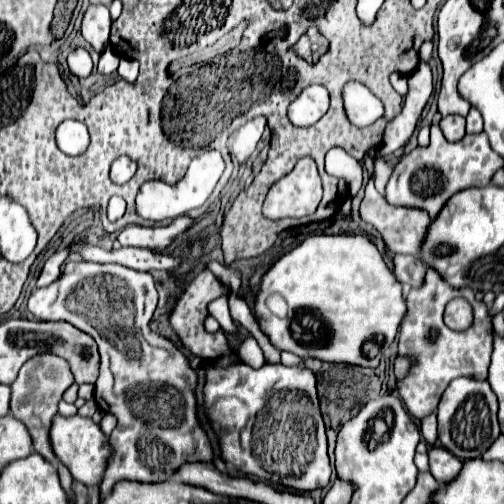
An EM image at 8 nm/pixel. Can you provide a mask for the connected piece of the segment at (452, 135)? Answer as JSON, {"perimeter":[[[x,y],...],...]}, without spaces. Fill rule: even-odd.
{"perimeter":[[[446,116],[440,120],[440,128],[444,132],[444,136],[448,138],[448,142],[458,142],[464,138],[466,134],[466,118],[464,116]]]}

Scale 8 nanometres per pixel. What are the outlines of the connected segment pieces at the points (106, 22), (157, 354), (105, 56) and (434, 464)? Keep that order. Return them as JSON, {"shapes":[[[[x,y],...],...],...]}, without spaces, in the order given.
{"shapes":[[[[88,6],[82,18],[82,36],[94,50],[102,52],[108,46],[110,26],[112,20],[106,6]]],[[[68,262],[52,286],[34,288],[28,298],[28,310],[36,318],[66,320],[88,332],[98,344],[102,364],[94,398],[102,412],[118,418],[110,434],[114,452],[100,484],[100,500],[122,480],[166,482],[174,480],[186,462],[214,460],[212,444],[198,418],[194,394],[198,374],[192,370],[188,356],[172,340],[152,332],[148,326],[156,302],[158,292],[148,272],[94,262]]],[[[106,48],[106,50],[102,52],[102,56],[100,56],[98,72],[102,72],[102,74],[112,74],[112,72],[116,72],[116,68],[118,68],[118,56],[114,54],[112,48]]],[[[432,446],[428,450],[428,456],[430,456],[430,474],[440,484],[450,484],[450,480],[454,480],[462,470],[462,460],[448,454],[442,446]]]]}

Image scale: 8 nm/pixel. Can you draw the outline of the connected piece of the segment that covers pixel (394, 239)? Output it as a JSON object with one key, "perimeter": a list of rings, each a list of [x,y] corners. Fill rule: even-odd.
{"perimeter":[[[372,176],[366,184],[366,196],[360,204],[360,218],[368,224],[372,224],[384,238],[384,244],[390,252],[394,254],[414,254],[418,260],[422,258],[422,244],[426,240],[426,234],[428,234],[428,226],[430,226],[430,218],[426,212],[420,212],[420,210],[414,210],[414,208],[396,208],[392,204],[388,204],[380,194],[378,190],[374,188],[374,177]]]}

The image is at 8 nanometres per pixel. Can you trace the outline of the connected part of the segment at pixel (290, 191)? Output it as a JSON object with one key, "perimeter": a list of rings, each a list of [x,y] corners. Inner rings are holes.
{"perimeter":[[[302,158],[290,174],[272,184],[266,202],[264,216],[276,218],[302,218],[316,212],[322,200],[322,184],[312,158]]]}

